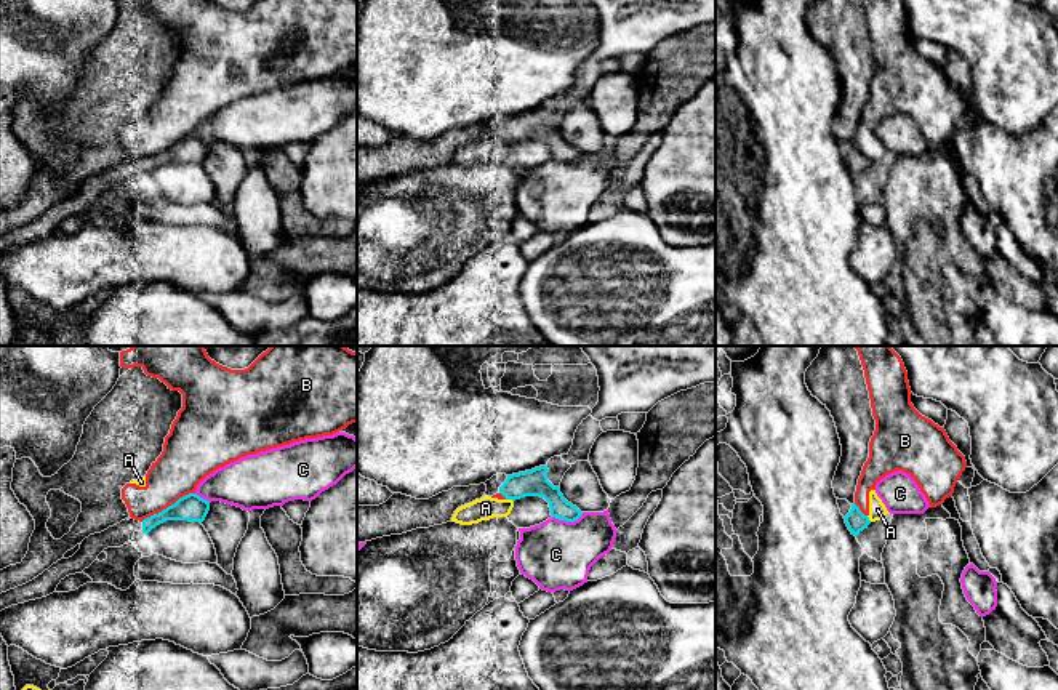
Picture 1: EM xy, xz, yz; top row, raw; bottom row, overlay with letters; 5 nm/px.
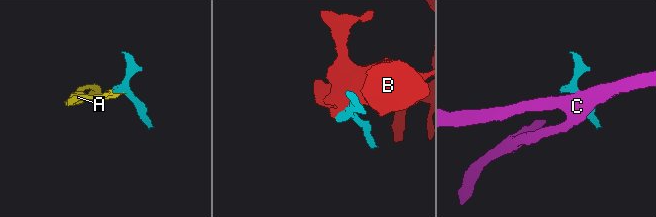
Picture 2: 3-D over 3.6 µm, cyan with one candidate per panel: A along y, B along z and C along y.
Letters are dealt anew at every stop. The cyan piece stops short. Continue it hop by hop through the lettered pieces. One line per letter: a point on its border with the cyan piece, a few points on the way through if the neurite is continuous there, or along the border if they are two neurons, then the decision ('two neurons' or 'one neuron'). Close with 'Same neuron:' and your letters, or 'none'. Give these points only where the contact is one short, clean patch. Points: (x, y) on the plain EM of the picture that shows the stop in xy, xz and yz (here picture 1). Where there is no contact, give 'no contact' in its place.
A: contact xz (509, 140); two neurons
B: contact xy (168, 148); border xy (194, 133), (180, 138), (141, 162); two neurons
C: contact xz (567, 162); two neurons
Same neuron: none

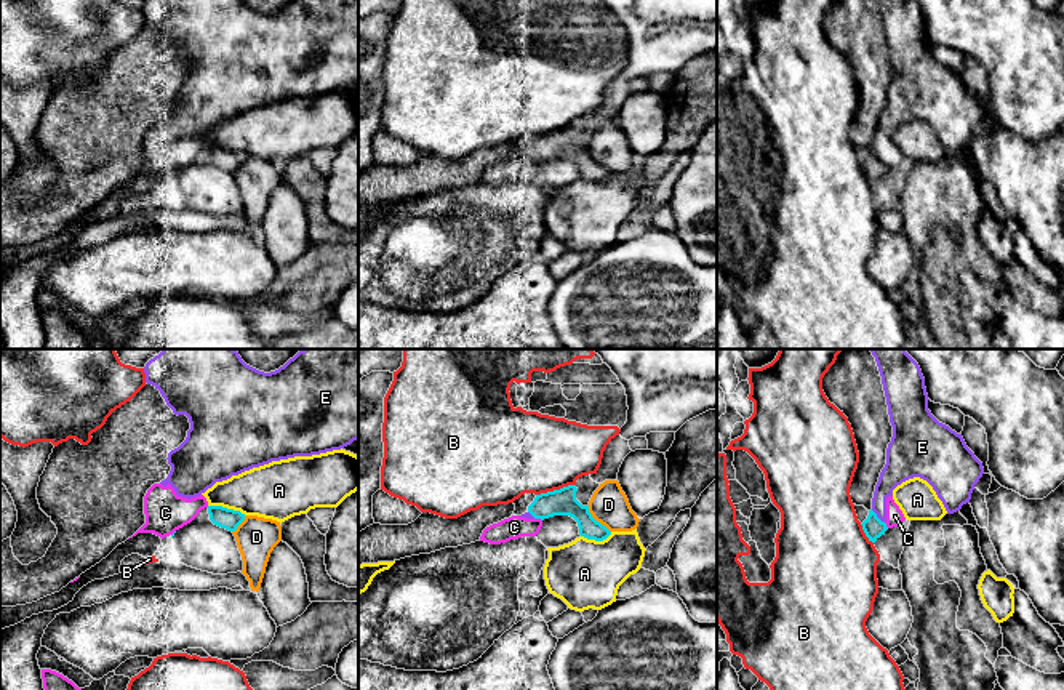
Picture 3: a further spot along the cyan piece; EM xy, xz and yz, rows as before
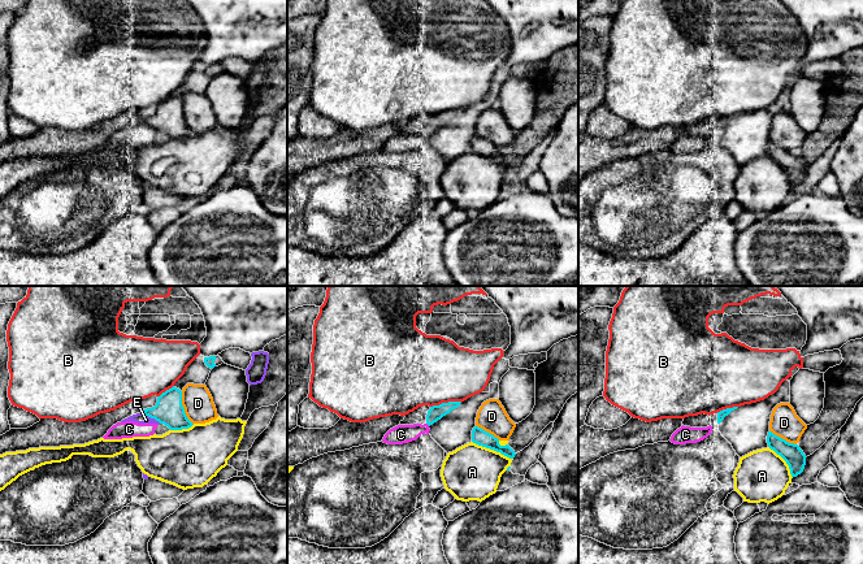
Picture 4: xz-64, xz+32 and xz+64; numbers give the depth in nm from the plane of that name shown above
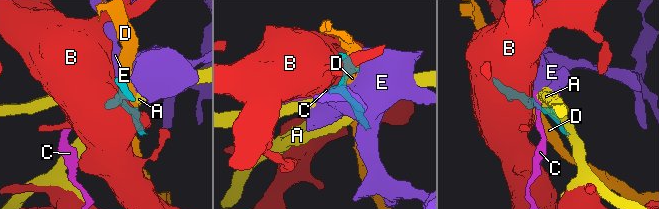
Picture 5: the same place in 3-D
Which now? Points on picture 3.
A: contact xy (226, 149); two neurons
B: contact xz (556, 132); two neurons
C: contact xz (538, 159); two neurons
D: contact xz (596, 162); two neurons
E: contact yz (876, 157); border yz (871, 151), (884, 164); two neurons
Same neuron: none

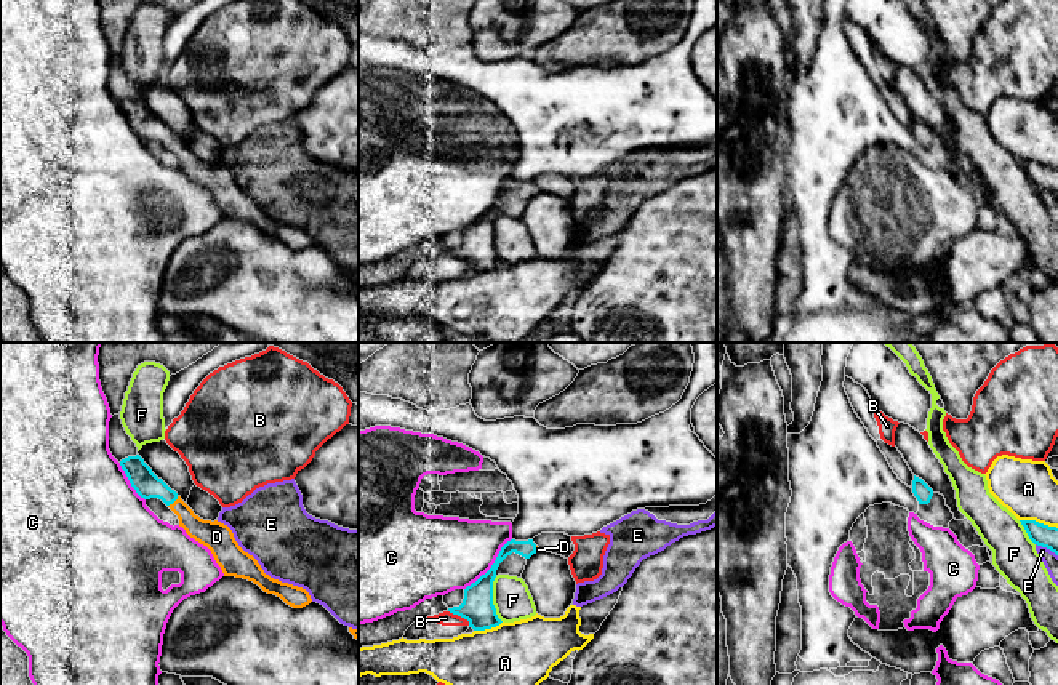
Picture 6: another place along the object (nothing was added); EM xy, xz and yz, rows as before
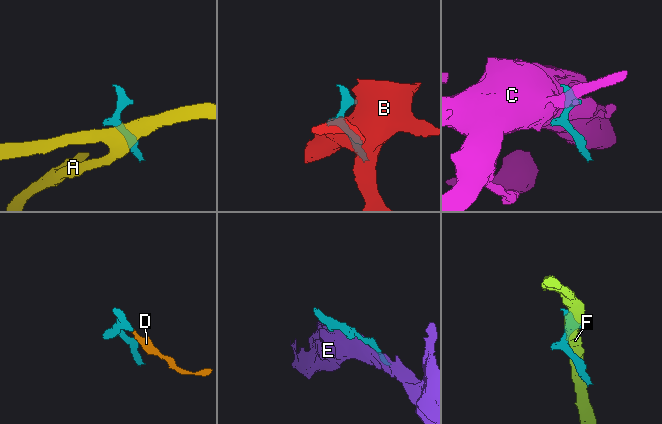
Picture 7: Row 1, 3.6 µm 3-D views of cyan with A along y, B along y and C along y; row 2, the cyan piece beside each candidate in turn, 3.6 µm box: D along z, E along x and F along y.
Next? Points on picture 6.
A: contact yz (1037, 164); two neurons
B: contact xz (460, 256); border xz (448, 252), (463, 258), (469, 266); two neurons
C: contact xz (492, 207); two neurons
D: contact xy (173, 143); way xy (148, 127), (162, 132), (173, 143), (208, 175); one neuron
E: contact yz (1047, 189); two neurons
F: contact xz (492, 240); two neurons
Same neuron: D

